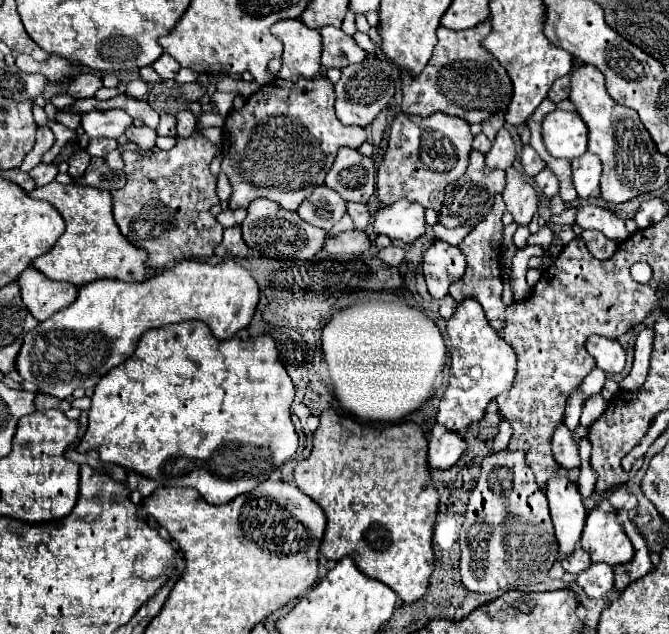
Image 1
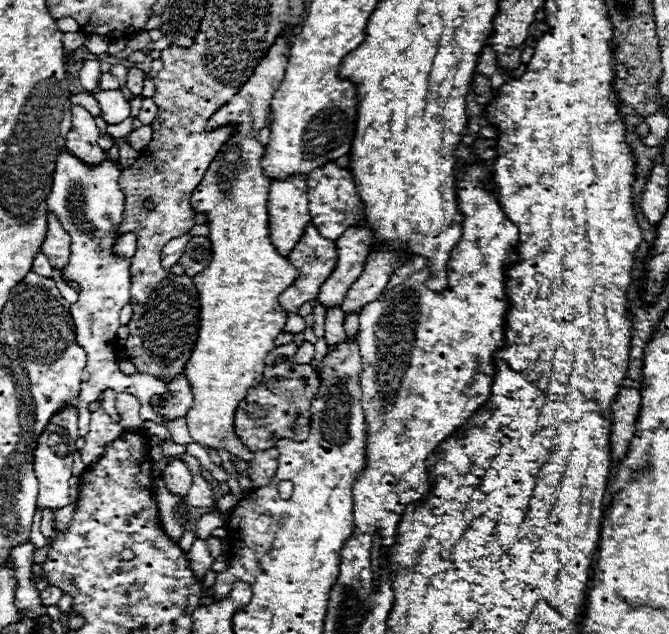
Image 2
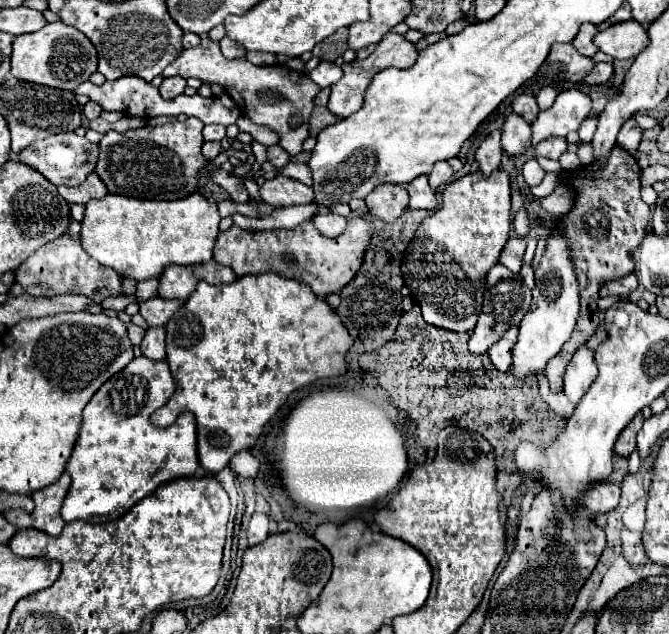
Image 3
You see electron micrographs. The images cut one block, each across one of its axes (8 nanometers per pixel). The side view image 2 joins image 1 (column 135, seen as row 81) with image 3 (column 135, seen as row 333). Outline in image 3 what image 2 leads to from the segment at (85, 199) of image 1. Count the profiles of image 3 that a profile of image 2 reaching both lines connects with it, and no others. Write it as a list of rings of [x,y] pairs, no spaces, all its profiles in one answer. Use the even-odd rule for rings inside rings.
[[[108,194],[102,200],[86,204],[80,242],[90,258],[116,270],[120,278],[142,282],[158,278],[168,264],[192,266],[210,262],[218,224],[220,214],[216,204],[210,204],[198,194],[176,202],[136,200]]]

